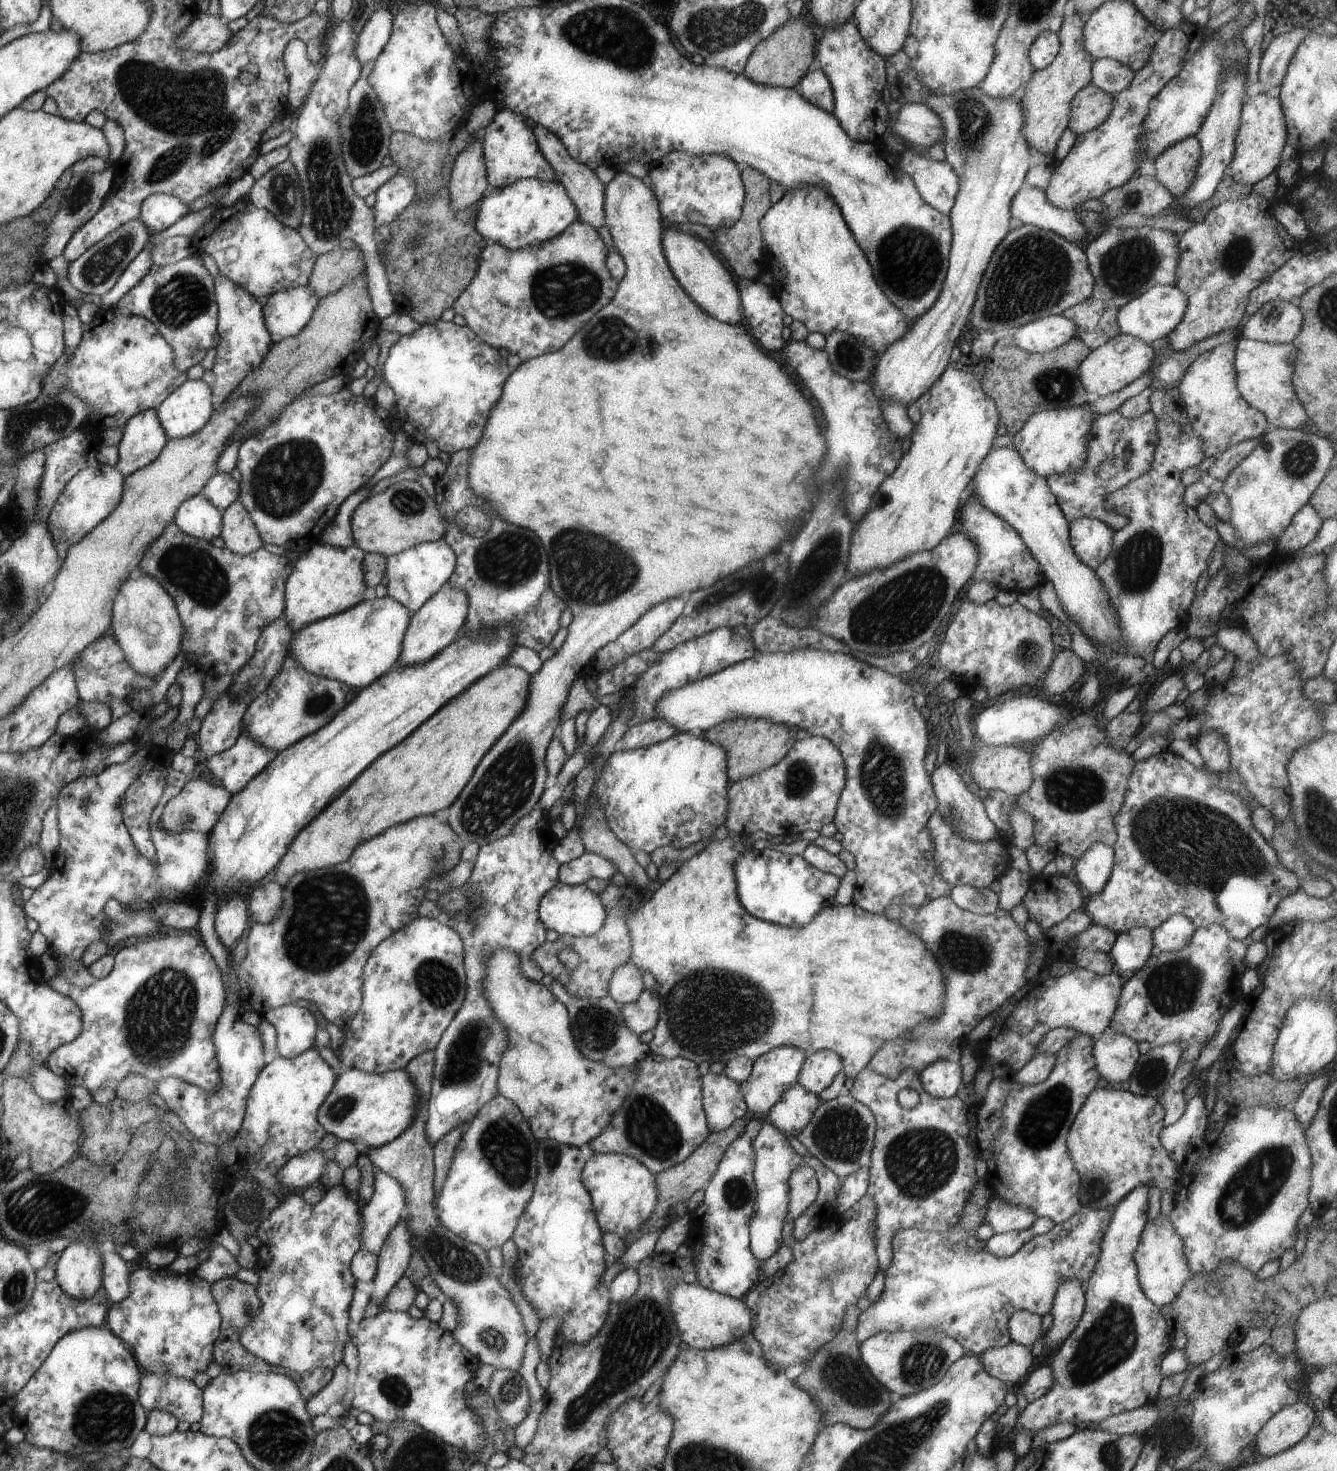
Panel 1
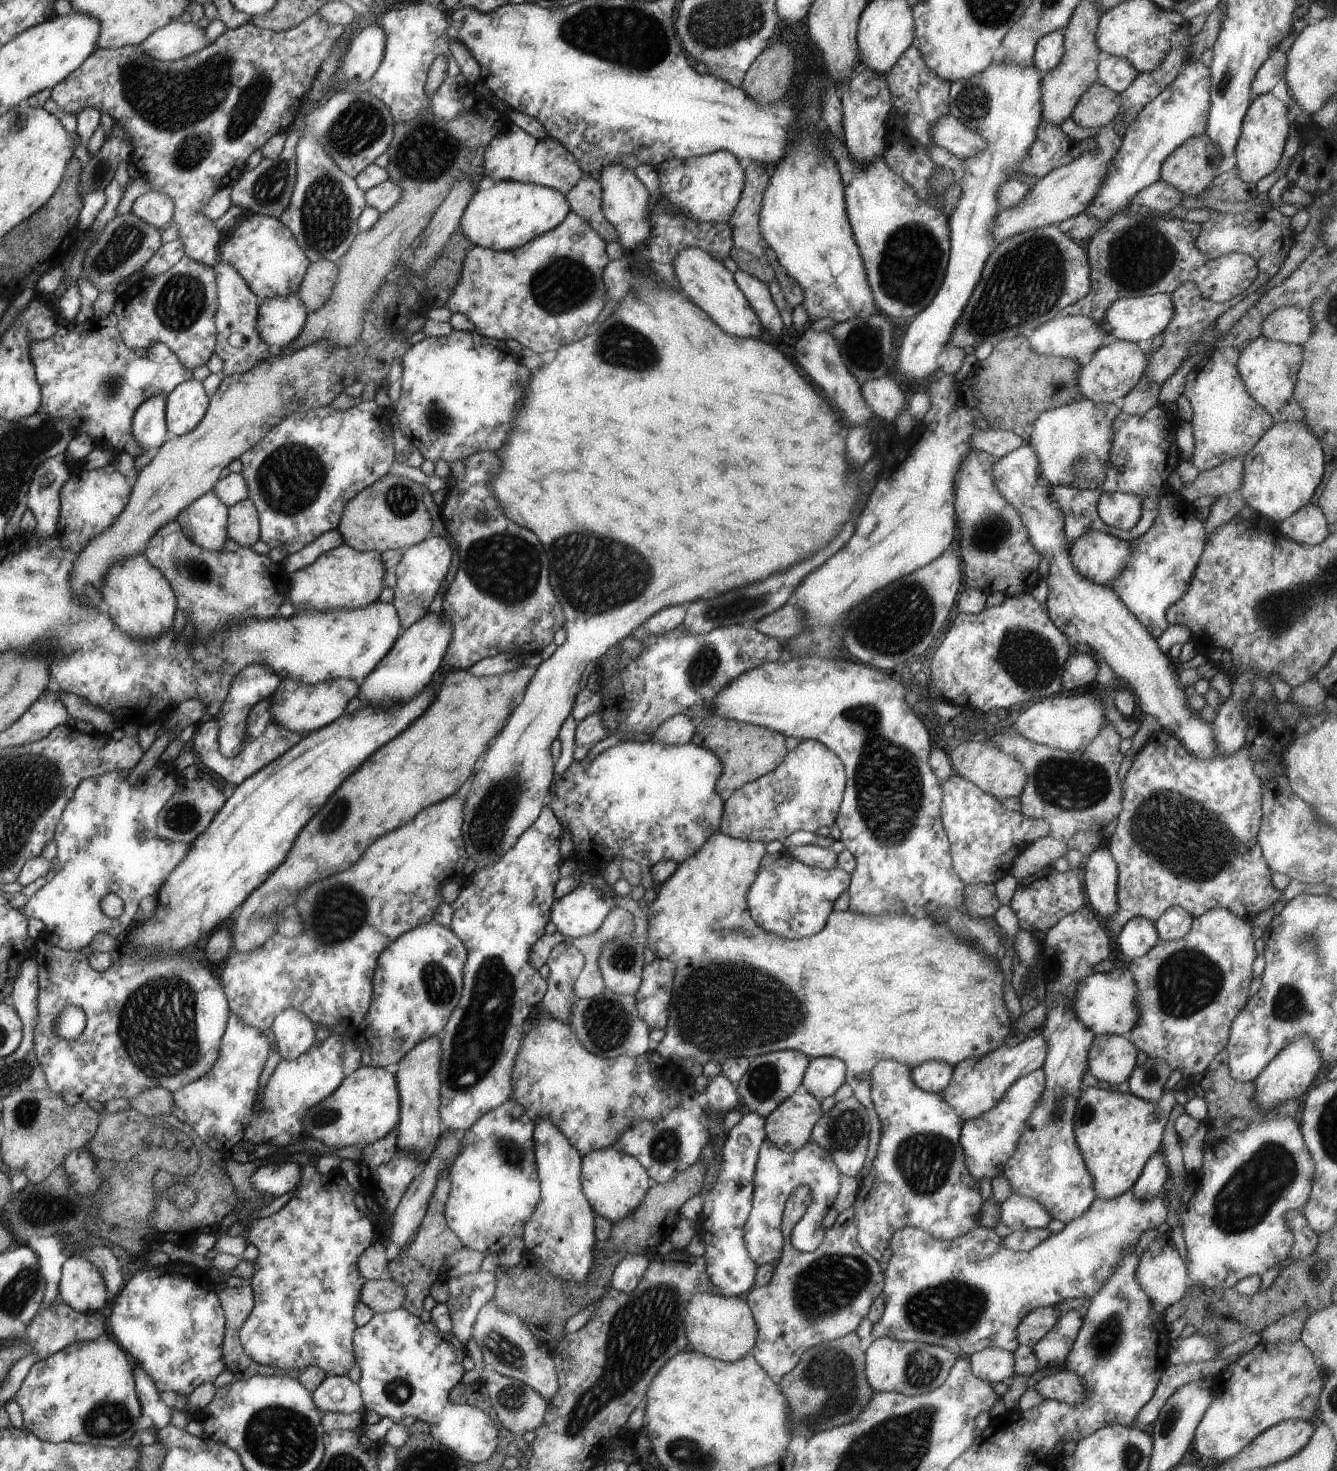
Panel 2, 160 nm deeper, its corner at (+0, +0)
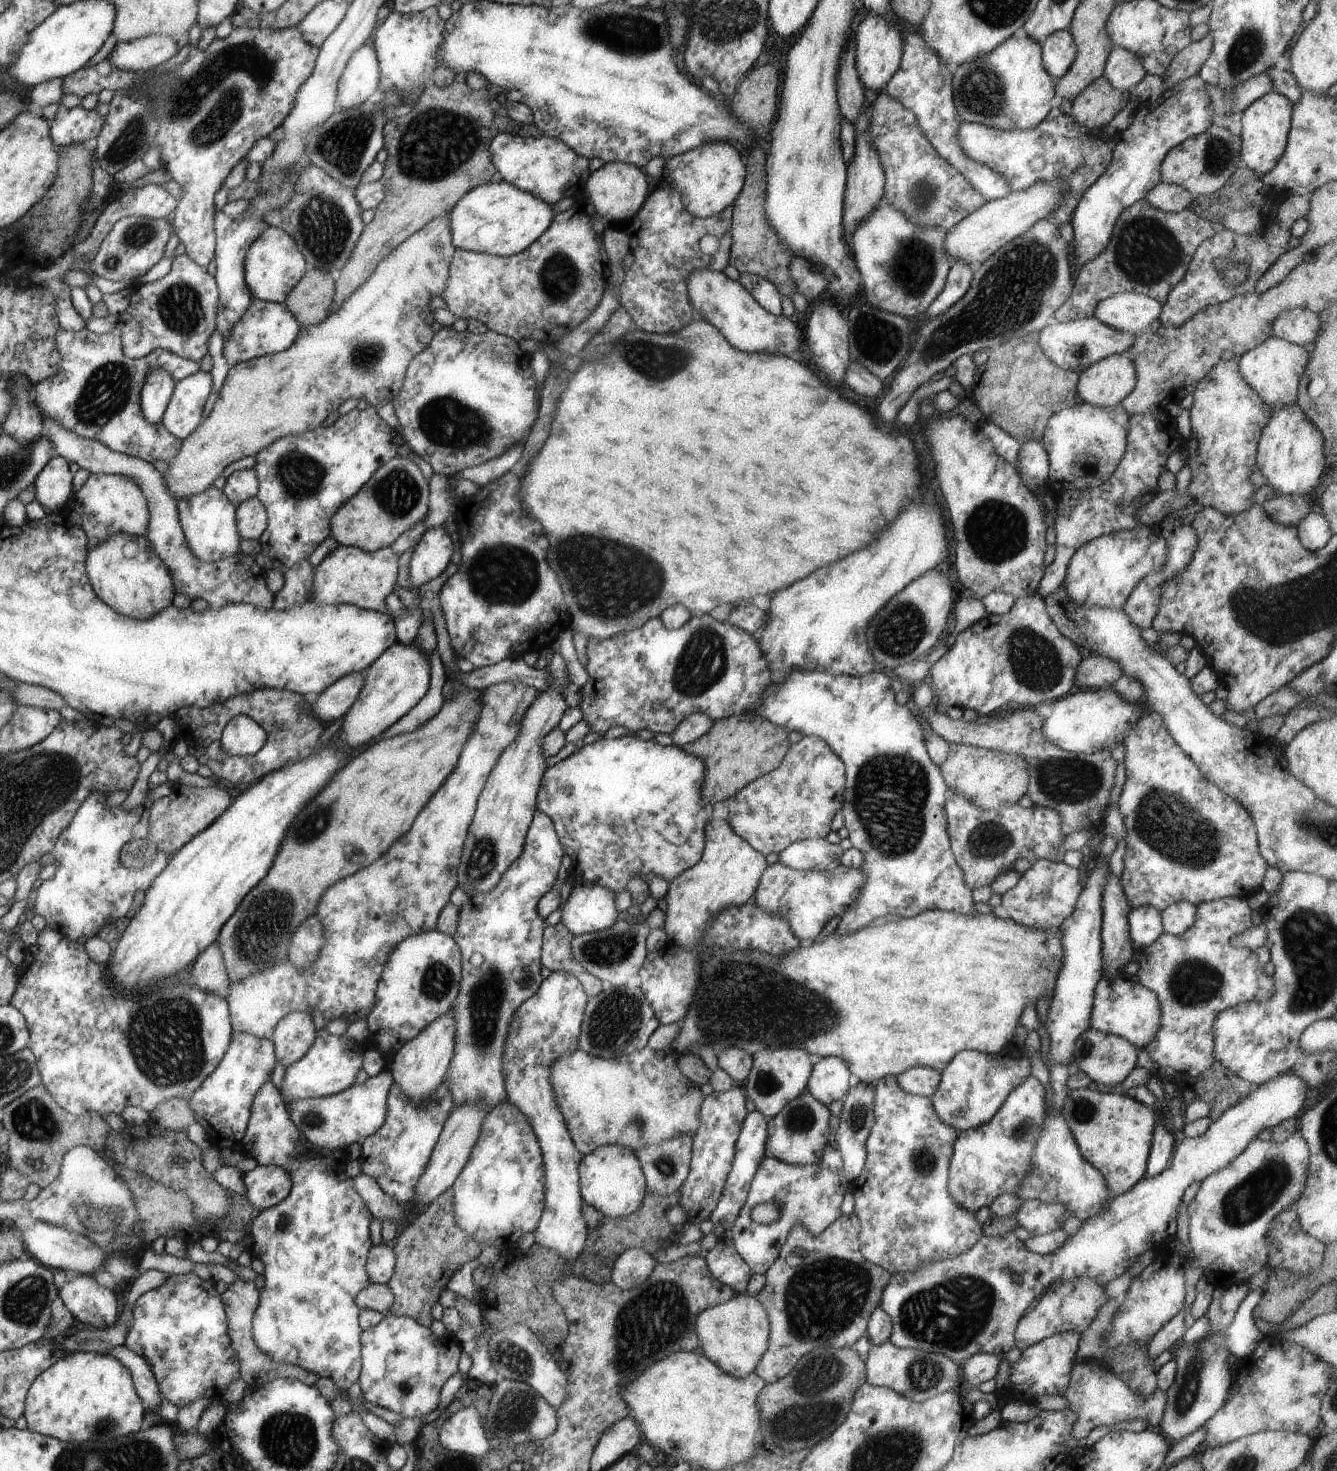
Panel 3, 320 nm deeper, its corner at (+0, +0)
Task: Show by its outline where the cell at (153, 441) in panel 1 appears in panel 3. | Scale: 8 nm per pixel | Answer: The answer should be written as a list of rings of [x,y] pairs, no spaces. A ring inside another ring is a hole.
[[[152,370],[147,378],[142,392],[143,416],[152,422],[160,424],[171,402],[172,394],[175,393],[176,380],[172,380],[170,372],[166,370]]]

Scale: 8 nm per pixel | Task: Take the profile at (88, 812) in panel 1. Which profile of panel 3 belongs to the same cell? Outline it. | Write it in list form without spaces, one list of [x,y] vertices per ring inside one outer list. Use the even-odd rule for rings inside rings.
[[[92,790],[80,809],[76,810],[71,825],[63,831],[52,850],[56,874],[38,888],[38,896],[29,913],[29,916],[46,918],[46,926],[50,930],[58,930],[72,942],[91,940],[104,926],[116,924],[116,920],[124,918],[134,902],[132,896],[138,890],[146,892],[151,889],[156,878],[171,863],[171,855],[160,851],[157,861],[142,870],[124,866],[123,847],[136,839],[145,839],[150,833],[149,810],[153,801],[146,796],[144,805],[132,811],[122,804],[107,809],[107,798],[108,795]]]

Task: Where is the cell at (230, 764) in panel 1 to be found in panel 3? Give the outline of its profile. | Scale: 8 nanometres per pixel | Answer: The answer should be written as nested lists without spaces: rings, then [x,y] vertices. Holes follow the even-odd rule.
[[[274,688],[252,690],[251,694],[230,698],[208,709],[184,707],[175,713],[173,718],[180,727],[178,738],[186,741],[189,754],[194,756],[199,764],[208,766],[218,780],[228,780],[232,784],[246,784],[247,787],[259,782],[260,778],[267,777],[274,770],[288,766],[290,762],[308,758],[316,750],[316,740],[319,740],[327,727],[312,714],[311,704],[303,695]],[[240,714],[250,716],[267,734],[264,747],[252,756],[231,756],[222,748],[223,731],[228,722]]]

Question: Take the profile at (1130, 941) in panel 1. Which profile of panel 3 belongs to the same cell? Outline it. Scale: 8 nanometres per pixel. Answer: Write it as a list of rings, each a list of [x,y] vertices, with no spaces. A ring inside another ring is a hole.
[[[1154,906],[1131,908],[1127,922],[1130,940],[1135,949],[1150,946],[1164,933],[1161,911]]]

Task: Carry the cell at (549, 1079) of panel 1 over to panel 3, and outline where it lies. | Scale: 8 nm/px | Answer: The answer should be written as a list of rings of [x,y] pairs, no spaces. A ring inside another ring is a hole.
[[[648,1045],[645,1048],[642,1048],[642,1050],[620,1056],[616,1059],[597,1058],[596,1056],[586,1054],[586,1052],[583,1052],[581,1049],[560,1056],[551,1067],[551,1084],[555,1090],[555,1094],[558,1096],[559,1110],[563,1112],[567,1122],[567,1128],[571,1132],[571,1138],[574,1140],[578,1150],[582,1152],[583,1155],[588,1155],[596,1150],[596,1148],[602,1146],[619,1145],[636,1151],[642,1146],[658,1144],[658,1142],[666,1141],[668,1138],[674,1138],[674,1134],[696,1134],[696,1130],[698,1130],[698,1126],[700,1126],[700,1104],[705,1097],[703,1096],[700,1087],[696,1084],[692,1084],[690,1080],[686,1079],[684,1074],[681,1074],[680,1068],[678,1068],[678,1058],[679,1055],[675,1051],[656,1051],[649,1048]]]

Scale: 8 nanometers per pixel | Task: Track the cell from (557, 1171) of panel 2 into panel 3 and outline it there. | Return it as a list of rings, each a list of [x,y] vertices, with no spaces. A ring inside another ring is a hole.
[[[564,970],[552,971],[552,974],[544,980],[543,986],[540,986],[539,992],[520,1006],[511,1024],[503,1058],[503,1071],[507,1078],[507,1101],[514,1103],[534,1128],[543,1152],[543,1166],[546,1168],[546,1212],[543,1214],[538,1229],[534,1230],[535,1243],[558,1252],[564,1260],[572,1263],[576,1262],[583,1253],[589,1230],[584,1220],[584,1200],[579,1174],[579,1166],[582,1164],[584,1155],[575,1146],[563,1112],[559,1110],[558,1096],[551,1084],[551,1067],[560,1056],[579,1049],[579,1035],[582,1033],[584,1008],[588,1000],[589,997],[583,990],[583,984],[576,979],[574,974],[568,974]]]

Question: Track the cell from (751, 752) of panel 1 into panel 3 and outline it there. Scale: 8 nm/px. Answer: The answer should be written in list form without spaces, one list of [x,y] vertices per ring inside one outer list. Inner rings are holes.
[[[751,713],[716,719],[706,734],[685,745],[682,750],[704,760],[706,778],[702,784],[702,798],[715,804],[725,802],[749,783],[776,770],[790,746],[788,731]]]

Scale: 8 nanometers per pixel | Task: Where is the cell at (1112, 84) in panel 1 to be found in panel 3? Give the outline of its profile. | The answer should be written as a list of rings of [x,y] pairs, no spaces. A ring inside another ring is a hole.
[[[1113,48],[1104,66],[1104,75],[1117,90],[1129,91],[1147,76],[1142,62],[1128,50]]]

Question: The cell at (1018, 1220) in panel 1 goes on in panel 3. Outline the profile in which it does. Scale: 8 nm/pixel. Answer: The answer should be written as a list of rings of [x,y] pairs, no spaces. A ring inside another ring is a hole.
[[[1033,1199],[1023,1200],[1013,1215],[1019,1227],[1031,1236],[1061,1230],[1062,1224],[1071,1217],[1068,1208],[1060,1202],[1044,1203]]]

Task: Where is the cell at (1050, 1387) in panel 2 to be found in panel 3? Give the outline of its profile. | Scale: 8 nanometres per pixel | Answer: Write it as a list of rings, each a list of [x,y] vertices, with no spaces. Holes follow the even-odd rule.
[[[1083,1361],[1072,1366],[1066,1397],[1069,1402],[1068,1409],[1072,1410],[1079,1419],[1072,1428],[1072,1436],[1082,1439],[1098,1426],[1115,1426],[1132,1418],[1142,1418],[1148,1422],[1150,1428],[1159,1430],[1164,1410],[1166,1410],[1167,1392],[1157,1389],[1148,1398],[1142,1398],[1140,1394],[1130,1390],[1120,1378],[1114,1376],[1106,1364],[1104,1366],[1094,1364],[1092,1368],[1087,1361]]]

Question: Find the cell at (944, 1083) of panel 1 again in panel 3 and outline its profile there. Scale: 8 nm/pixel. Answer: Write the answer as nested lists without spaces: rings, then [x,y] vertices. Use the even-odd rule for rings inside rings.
[[[918,1066],[908,1068],[903,1074],[896,1077],[896,1082],[907,1094],[932,1098],[938,1090],[941,1076],[941,1072],[934,1068]]]

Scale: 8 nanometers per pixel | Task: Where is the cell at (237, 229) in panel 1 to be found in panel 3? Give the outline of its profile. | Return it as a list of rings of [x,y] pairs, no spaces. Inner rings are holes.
[[[268,226],[261,237],[256,238],[251,246],[248,246],[246,255],[246,282],[254,299],[284,303],[290,293],[307,273],[306,256],[300,253],[294,236],[286,231]]]

